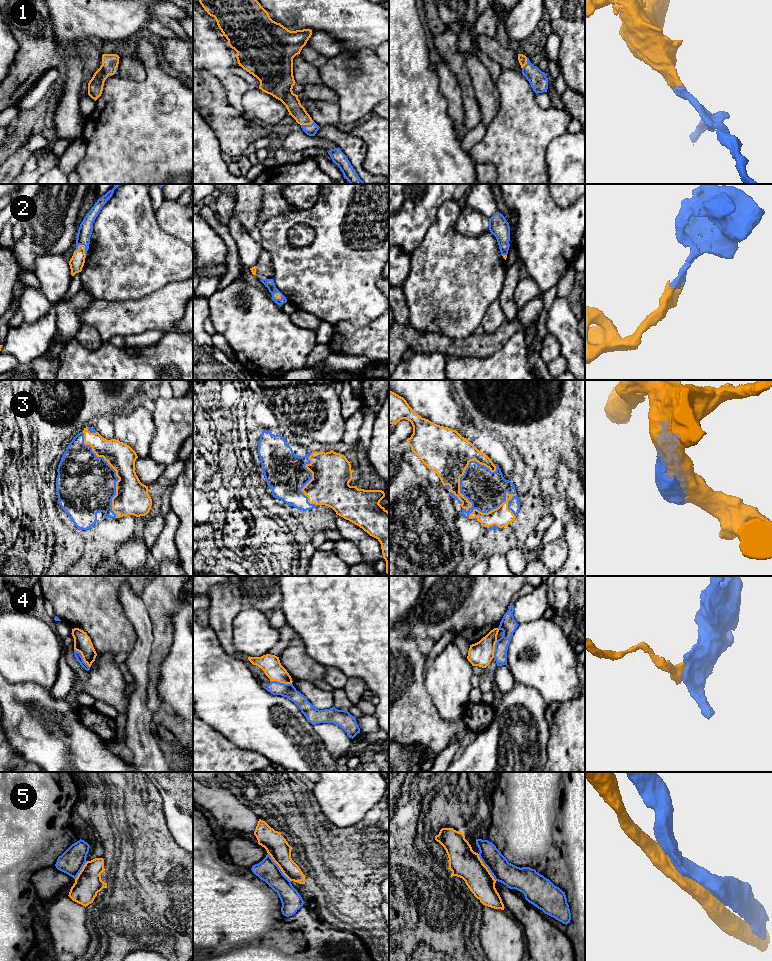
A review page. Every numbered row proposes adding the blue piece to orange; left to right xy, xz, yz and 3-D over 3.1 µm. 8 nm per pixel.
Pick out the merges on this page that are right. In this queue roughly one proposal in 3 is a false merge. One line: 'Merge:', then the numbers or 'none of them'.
Merge: 1, 2, 3

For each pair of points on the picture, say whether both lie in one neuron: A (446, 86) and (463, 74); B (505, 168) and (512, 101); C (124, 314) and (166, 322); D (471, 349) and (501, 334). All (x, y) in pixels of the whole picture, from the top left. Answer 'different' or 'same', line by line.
A: different
B: same
C: same
D: same

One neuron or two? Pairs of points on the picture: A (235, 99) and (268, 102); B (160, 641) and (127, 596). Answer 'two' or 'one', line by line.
A: two
B: two

